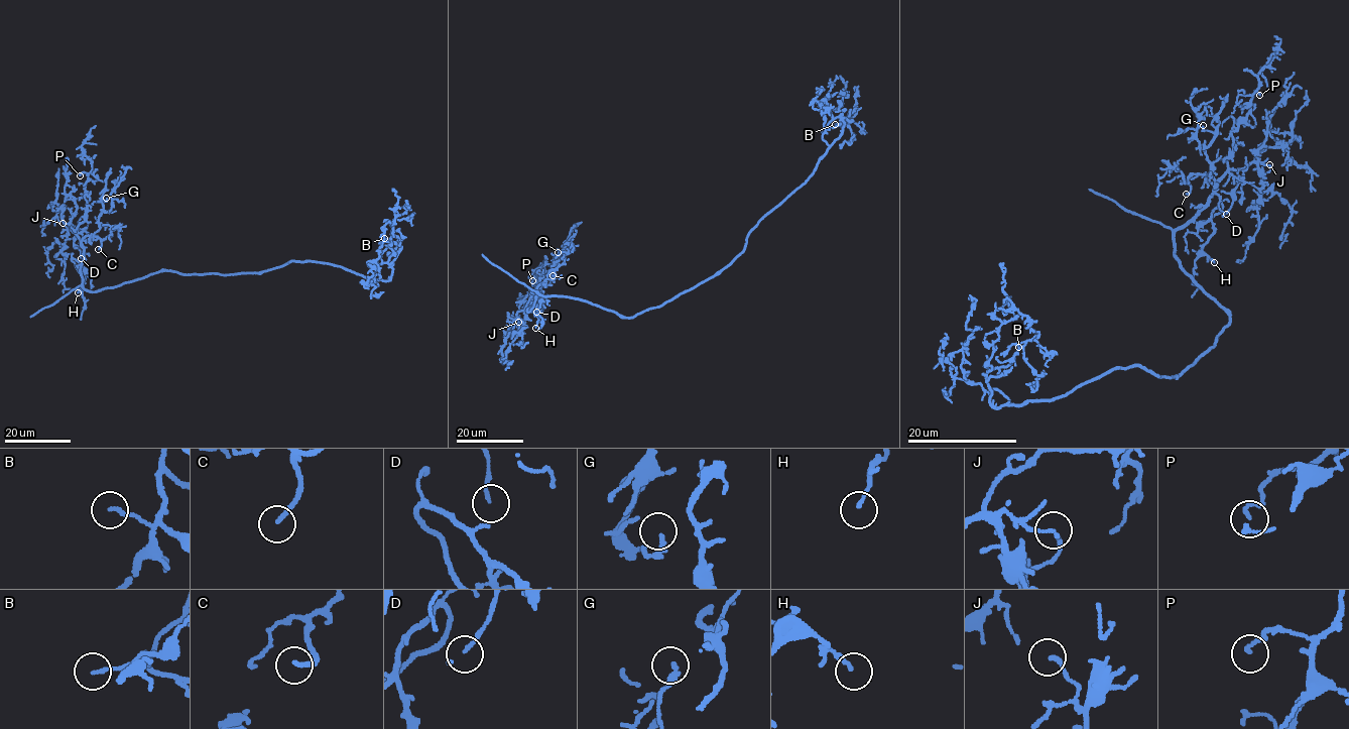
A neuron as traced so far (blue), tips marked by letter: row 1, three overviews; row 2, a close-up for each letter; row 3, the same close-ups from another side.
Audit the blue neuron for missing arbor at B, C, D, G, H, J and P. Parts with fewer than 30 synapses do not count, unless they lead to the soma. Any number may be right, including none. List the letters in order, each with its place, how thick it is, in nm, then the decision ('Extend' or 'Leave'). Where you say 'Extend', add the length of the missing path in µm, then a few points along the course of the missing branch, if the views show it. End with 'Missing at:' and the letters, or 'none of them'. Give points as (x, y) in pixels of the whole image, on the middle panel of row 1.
B: Place: (835, 124). Thickness 110 nm. Leave
C: Place: (553, 275). Thickness 170 nm. Extend. Missing length about 15 µm
D: Place: (536, 312). Thickness 120 nm. Leave
G: Place: (558, 252). Thickness 150 nm. Leave
H: Place: (535, 328). Thickness 110 nm. Leave
J: Place: (518, 322). Thickness 140 nm. Leave
P: Place: (532, 280). Thickness 130 nm. Leave
Missing at: C

